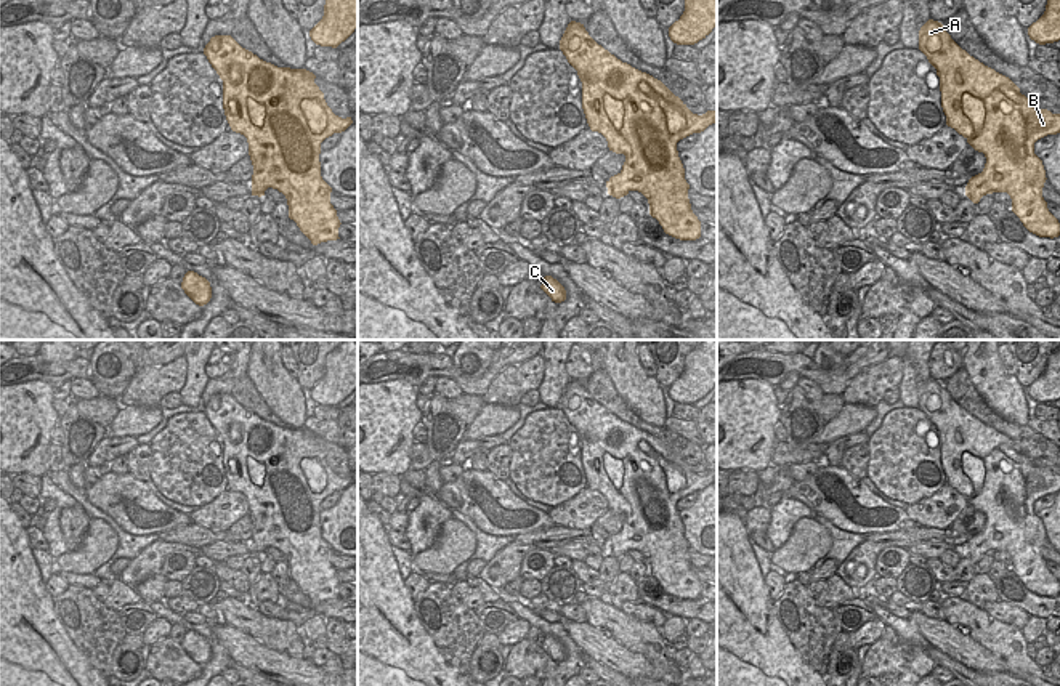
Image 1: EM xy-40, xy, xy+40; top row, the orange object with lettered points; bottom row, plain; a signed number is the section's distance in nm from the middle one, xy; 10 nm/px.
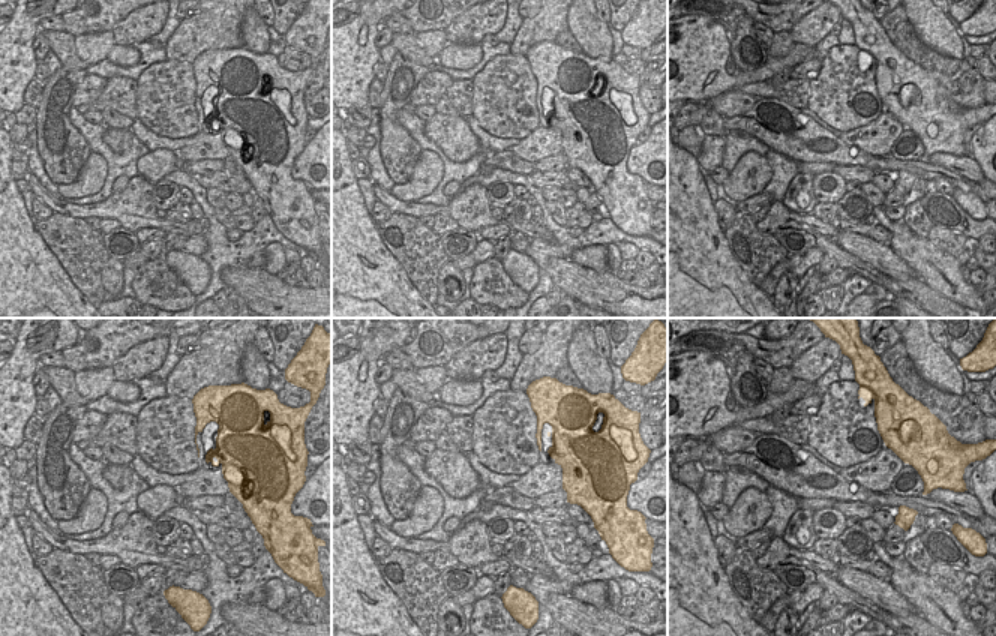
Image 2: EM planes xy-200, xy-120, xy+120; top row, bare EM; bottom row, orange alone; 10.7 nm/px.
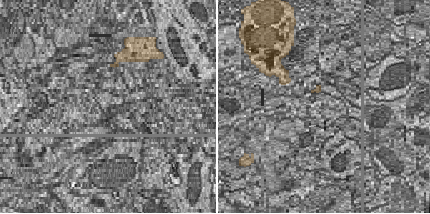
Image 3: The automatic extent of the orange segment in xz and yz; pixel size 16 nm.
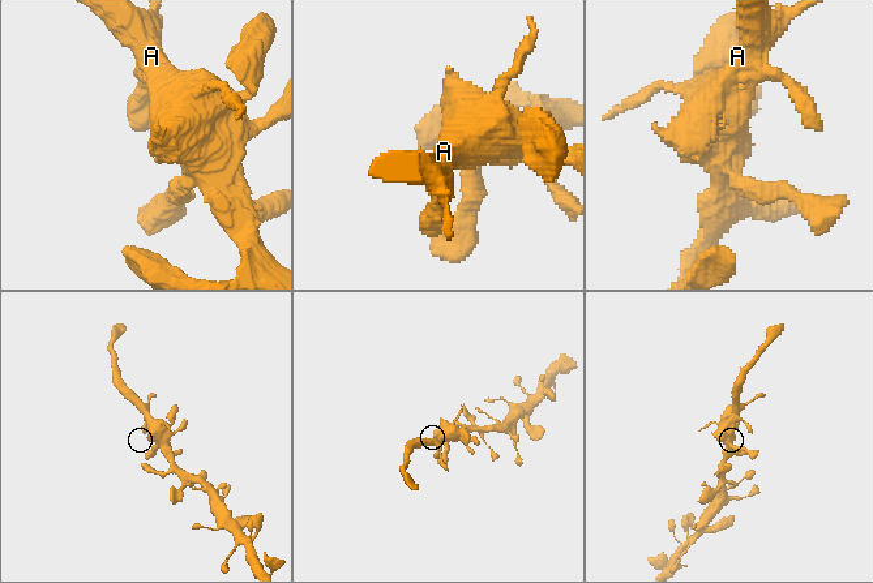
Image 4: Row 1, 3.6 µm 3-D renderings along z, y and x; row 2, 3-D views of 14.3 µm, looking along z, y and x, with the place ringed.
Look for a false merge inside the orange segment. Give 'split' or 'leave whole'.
leave whole

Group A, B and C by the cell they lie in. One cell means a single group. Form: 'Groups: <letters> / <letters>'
Groups: A B C

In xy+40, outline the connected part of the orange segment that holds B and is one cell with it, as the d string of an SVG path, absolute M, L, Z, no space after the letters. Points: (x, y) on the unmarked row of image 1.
M929 378L920 386L919 409L940 436L946 484L986 516L983 531L969 539L965 555L978 563L986 553L1007 551L1012 558L1012 571L1030 591L1039 596L1058 596L1060 582L1042 556L1047 537L1042 519L1034 513L1034 502L1047 494L1060 492L1060 473L1036 466L1009 436L962 409L938 380Z

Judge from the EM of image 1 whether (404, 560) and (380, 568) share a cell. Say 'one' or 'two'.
two

